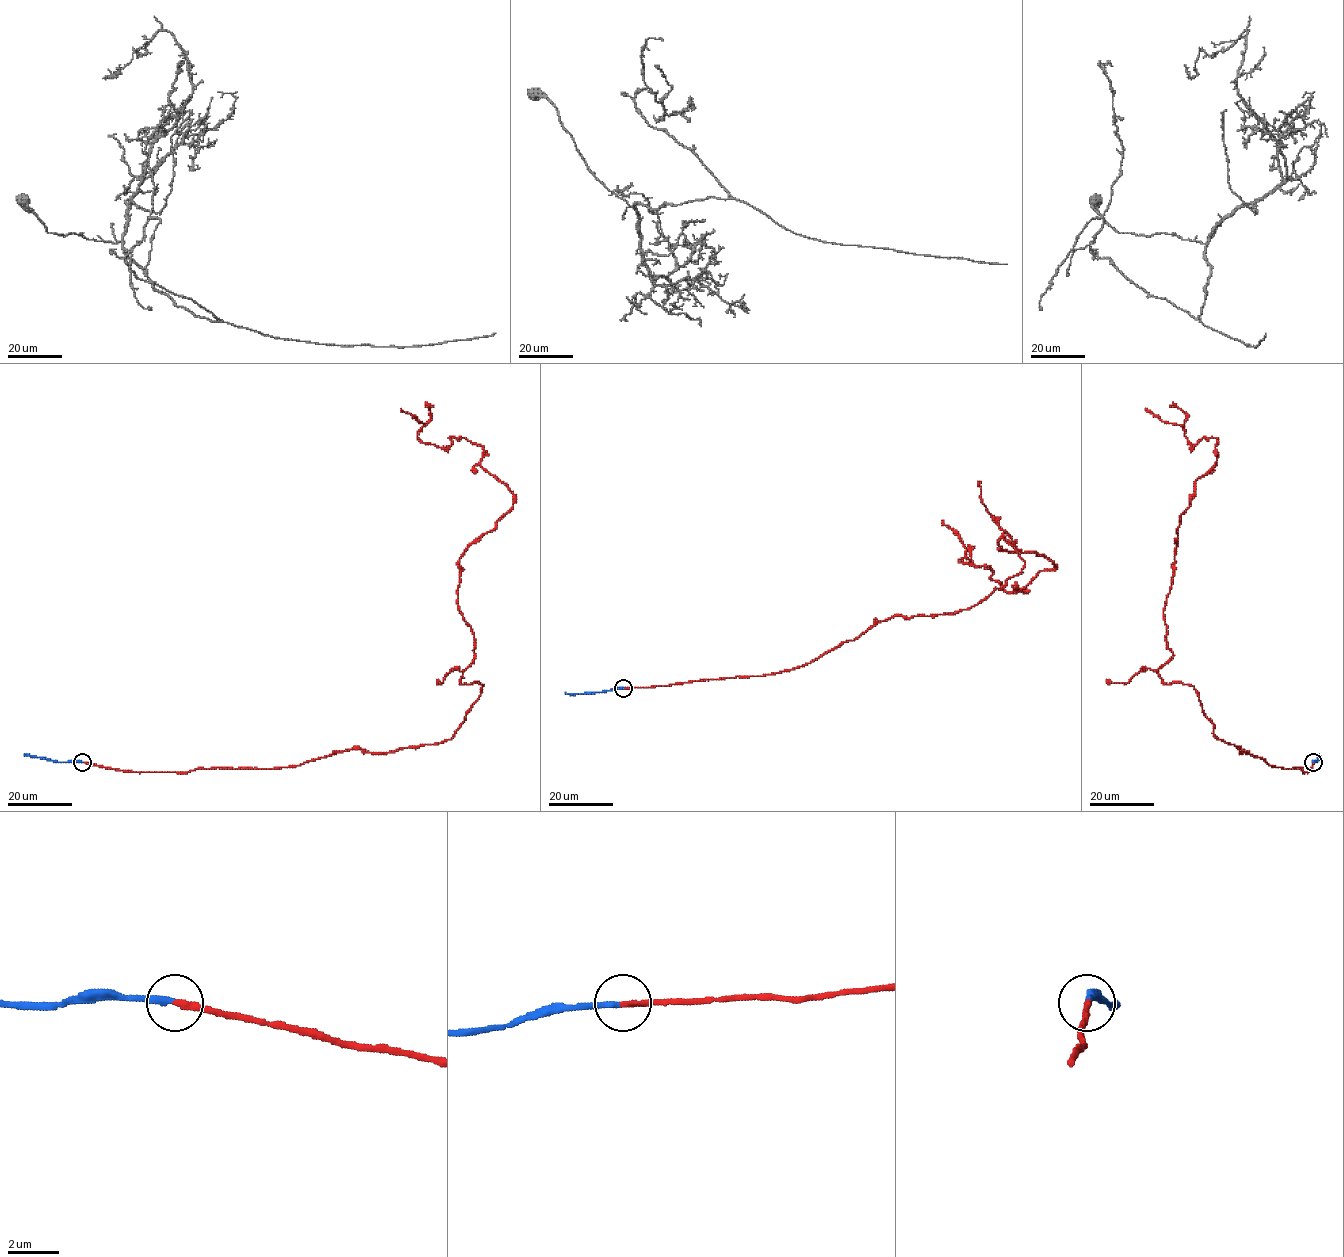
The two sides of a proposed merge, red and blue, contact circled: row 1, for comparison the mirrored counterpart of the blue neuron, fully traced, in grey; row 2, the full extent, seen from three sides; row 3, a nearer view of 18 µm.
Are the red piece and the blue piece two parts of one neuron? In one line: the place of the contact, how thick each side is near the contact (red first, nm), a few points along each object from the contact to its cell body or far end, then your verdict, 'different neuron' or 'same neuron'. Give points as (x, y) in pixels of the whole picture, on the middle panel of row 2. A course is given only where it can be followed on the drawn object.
(623, 688) | 240/260 nm | red via (623, 688), (968, 610), (1024, 566), (1004, 532), (1054, 568), (1008, 593), (942, 520) | blue via (623, 688), (588, 693), (565, 692) | same neuron

